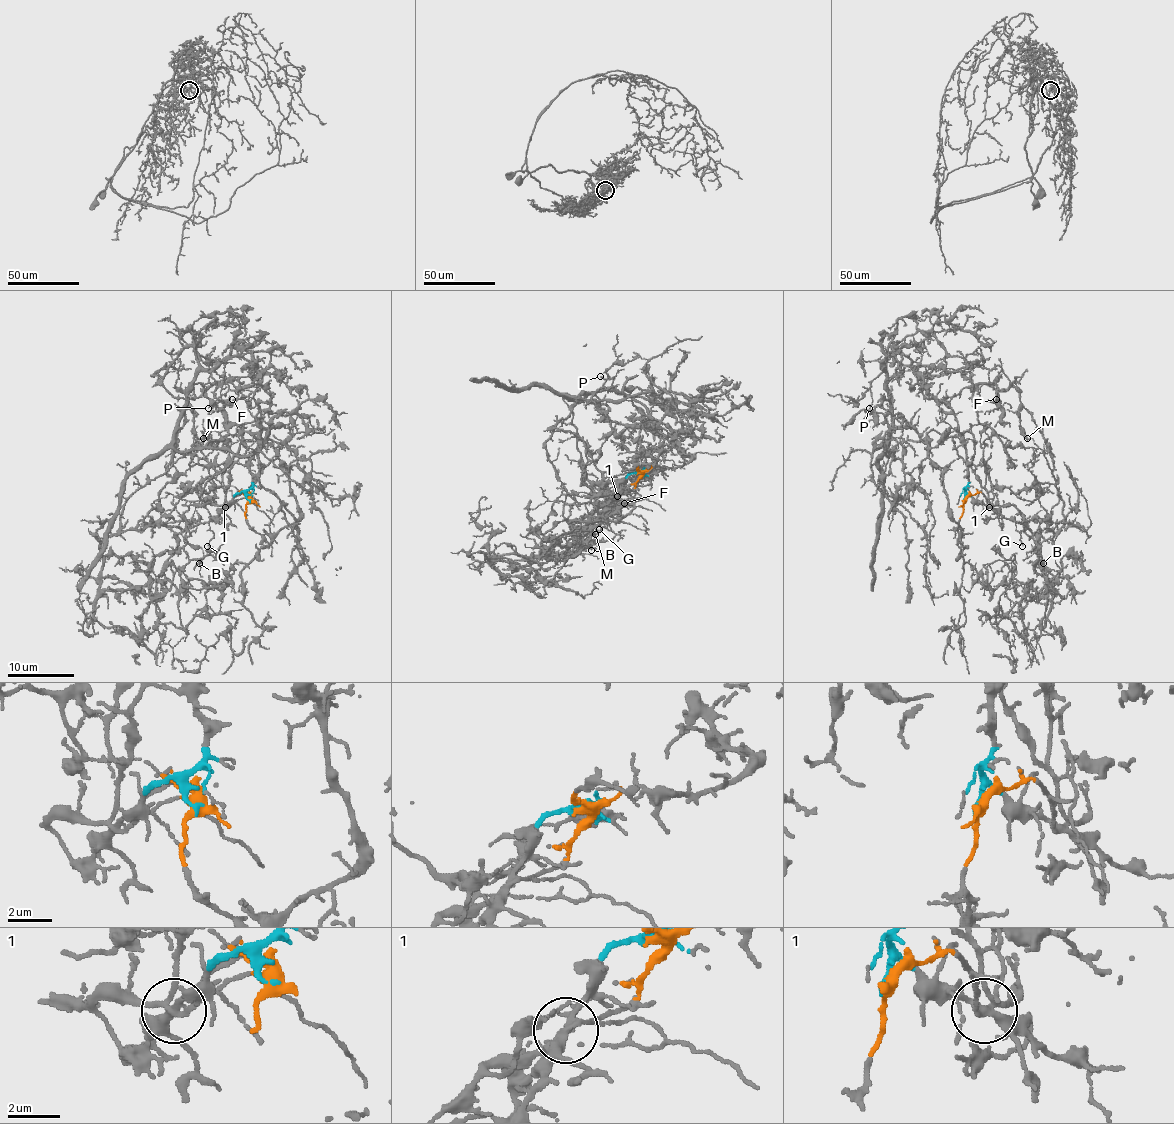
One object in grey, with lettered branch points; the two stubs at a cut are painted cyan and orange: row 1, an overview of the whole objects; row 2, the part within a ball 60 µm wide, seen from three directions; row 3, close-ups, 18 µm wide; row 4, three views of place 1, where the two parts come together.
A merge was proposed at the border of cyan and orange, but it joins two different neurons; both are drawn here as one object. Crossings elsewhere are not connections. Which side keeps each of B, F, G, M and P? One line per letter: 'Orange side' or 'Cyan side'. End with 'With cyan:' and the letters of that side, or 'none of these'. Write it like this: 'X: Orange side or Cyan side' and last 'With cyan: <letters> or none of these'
B: Orange side
F: Cyan side
G: Cyan side
M: Cyan side
P: Cyan side
With cyan: F, G, M, P

